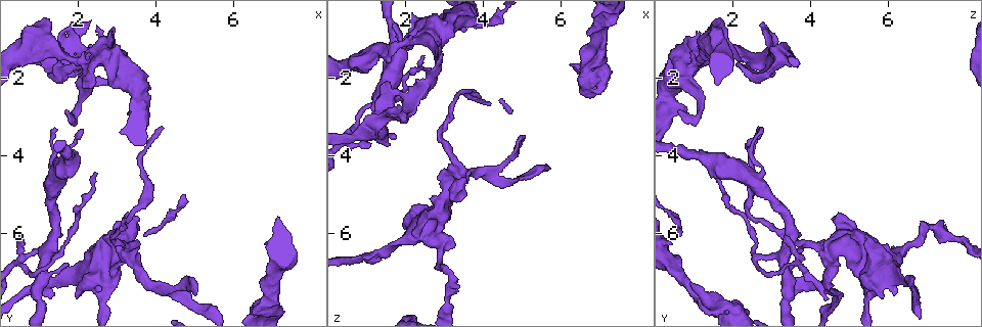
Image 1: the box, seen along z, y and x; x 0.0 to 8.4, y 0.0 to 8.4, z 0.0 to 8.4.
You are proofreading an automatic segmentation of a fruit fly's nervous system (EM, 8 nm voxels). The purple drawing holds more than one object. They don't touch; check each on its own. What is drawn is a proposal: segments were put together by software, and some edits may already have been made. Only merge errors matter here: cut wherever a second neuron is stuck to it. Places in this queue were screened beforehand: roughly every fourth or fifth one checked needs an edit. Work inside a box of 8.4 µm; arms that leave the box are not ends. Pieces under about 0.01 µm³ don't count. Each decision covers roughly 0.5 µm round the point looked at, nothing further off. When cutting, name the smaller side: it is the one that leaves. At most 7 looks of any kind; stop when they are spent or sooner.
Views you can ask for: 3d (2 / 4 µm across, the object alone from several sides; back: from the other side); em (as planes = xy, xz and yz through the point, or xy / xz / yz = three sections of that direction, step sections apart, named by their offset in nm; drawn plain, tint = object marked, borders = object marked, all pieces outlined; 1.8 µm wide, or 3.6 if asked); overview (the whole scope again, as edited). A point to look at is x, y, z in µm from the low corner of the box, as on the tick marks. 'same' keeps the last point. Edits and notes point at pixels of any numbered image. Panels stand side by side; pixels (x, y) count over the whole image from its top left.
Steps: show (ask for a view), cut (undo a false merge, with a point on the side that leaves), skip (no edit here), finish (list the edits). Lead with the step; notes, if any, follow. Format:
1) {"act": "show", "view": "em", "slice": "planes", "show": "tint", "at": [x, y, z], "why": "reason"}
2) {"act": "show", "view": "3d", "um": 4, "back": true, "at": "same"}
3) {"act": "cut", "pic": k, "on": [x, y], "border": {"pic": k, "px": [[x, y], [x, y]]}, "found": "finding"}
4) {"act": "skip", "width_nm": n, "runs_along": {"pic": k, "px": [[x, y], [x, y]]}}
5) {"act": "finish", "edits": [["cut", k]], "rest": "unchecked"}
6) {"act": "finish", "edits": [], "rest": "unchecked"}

{"act": "show", "view": "em", "slice": "planes", "show": "tint", "at": [1.50, 7.25, 6.50], "why": "calibre changes"}

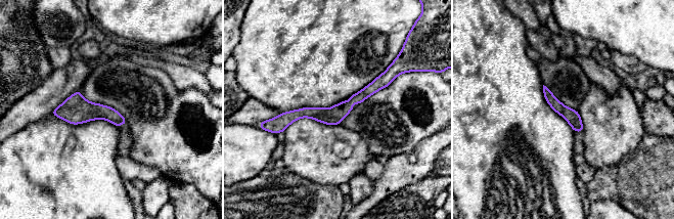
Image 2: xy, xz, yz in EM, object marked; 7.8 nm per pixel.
{"act": "skip", "runs_along": {"pic": 2, "px": [[389, 80], [335, 114], [297, 114], [277, 124]]}, "found": "all the same neuron"}

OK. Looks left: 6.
{"act": "show", "view": "em", "slice": "planes", "show": "plain", "at": [3.35, 6.15, 4.90], "why": "abrupt turn"}

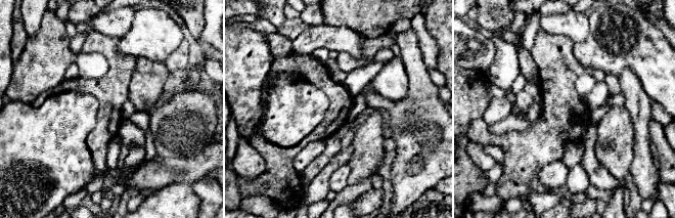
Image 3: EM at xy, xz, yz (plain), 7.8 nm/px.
{"act": "show", "view": "em", "slice": "planes", "show": "tint", "at": "same"}

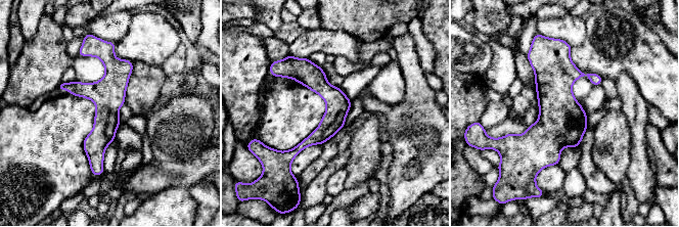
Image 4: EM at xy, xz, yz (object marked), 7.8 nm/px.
{"act": "skip", "width_nm": 190, "found": "all the same neuron"}

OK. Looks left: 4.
{"act": "show", "view": "em", "slice": "planes", "show": "tint", "at": [1.40, 6.60, 2.70], "why": "thick turns thin"}

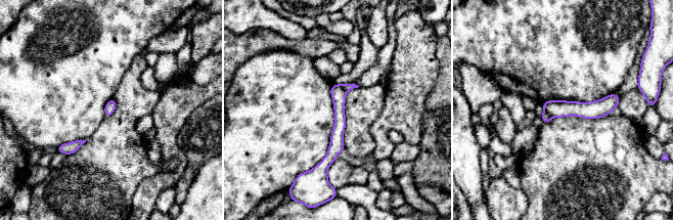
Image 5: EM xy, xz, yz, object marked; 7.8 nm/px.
{"act": "cut", "pic": 5, "on": [546, 118], "found": "a second neuron is stuck on"}

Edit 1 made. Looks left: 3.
{"act": "finish", "edits": [["cut", 5]], "rest": "unchecked"}

